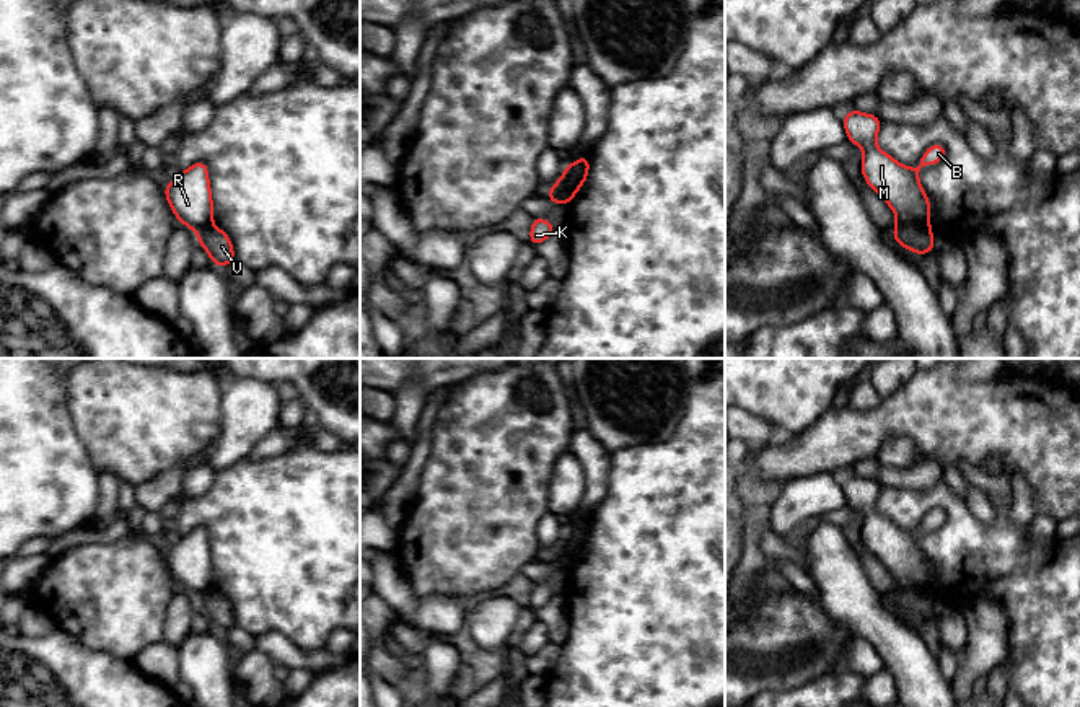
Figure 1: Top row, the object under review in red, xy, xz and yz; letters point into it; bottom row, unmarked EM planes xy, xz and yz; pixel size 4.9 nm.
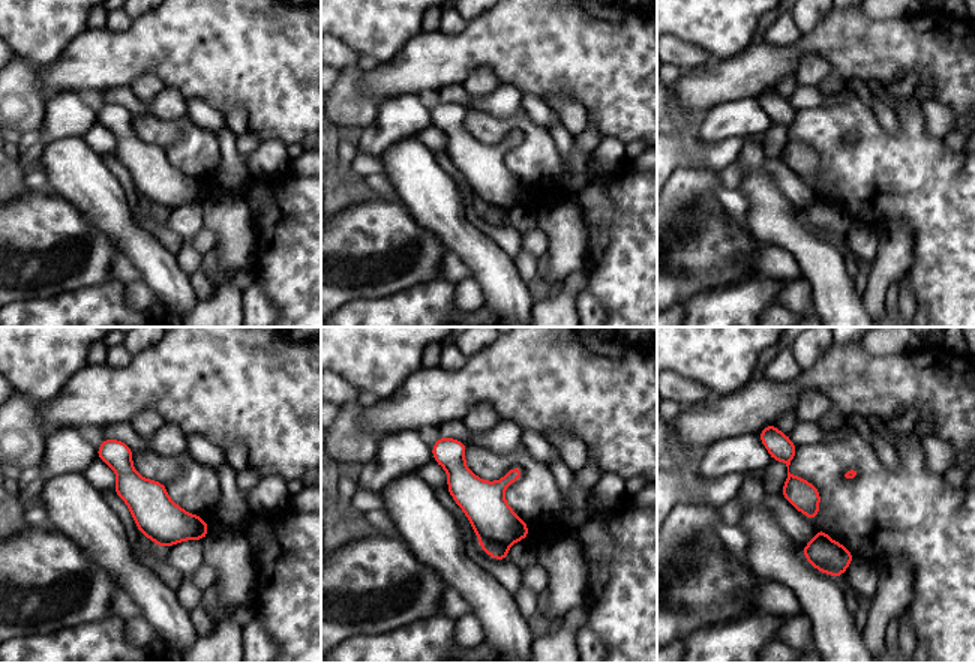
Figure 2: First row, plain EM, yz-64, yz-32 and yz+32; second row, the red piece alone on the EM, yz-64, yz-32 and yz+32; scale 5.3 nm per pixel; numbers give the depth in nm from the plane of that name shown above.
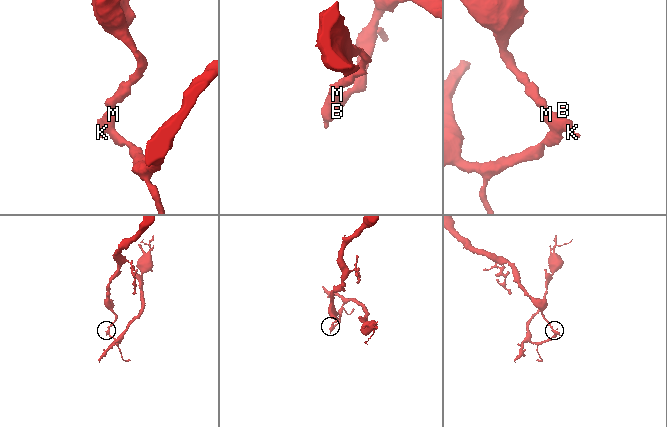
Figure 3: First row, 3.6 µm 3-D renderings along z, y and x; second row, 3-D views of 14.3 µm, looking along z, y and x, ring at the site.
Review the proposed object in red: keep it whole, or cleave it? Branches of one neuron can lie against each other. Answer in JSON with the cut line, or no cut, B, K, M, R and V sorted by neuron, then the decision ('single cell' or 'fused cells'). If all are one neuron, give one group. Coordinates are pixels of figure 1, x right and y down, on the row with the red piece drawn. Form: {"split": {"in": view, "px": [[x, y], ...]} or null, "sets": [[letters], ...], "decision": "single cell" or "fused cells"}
{"split": {"in": "yz", "px": [[898, 222], [929, 228]]}, "sets": [["B", "K", "M", "R"], ["V"]], "decision": "fused cells"}

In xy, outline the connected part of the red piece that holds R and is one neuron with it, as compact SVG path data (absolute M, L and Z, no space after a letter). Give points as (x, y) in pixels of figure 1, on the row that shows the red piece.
M195 161L191 168L165 184L165 195L179 223L199 233L212 225L213 202L209 182L209 168Z

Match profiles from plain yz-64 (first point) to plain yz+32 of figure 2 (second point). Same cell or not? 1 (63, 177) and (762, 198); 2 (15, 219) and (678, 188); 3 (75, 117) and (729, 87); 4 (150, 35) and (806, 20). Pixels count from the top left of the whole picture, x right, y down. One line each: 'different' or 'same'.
1: same
2: different
3: different
4: different

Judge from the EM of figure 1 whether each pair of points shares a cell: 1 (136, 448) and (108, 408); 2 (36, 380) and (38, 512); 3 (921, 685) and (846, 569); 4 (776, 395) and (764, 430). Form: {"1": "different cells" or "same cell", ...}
{"1": "same cell", "2": "same cell", "3": "same cell", "4": "different cells"}

